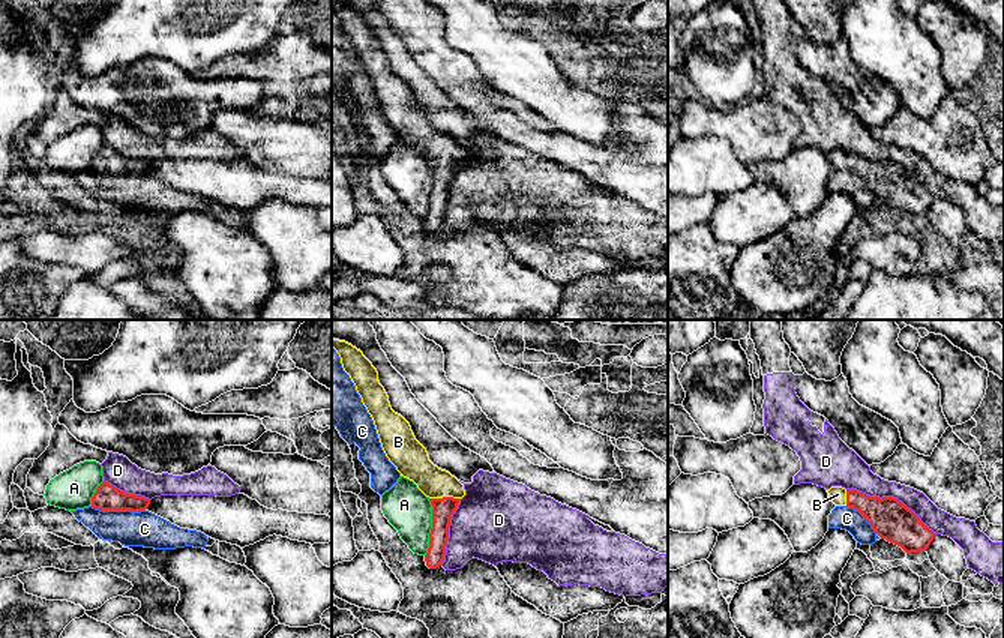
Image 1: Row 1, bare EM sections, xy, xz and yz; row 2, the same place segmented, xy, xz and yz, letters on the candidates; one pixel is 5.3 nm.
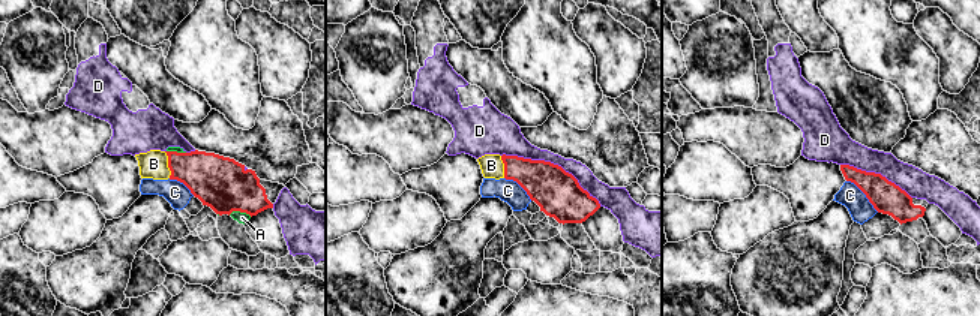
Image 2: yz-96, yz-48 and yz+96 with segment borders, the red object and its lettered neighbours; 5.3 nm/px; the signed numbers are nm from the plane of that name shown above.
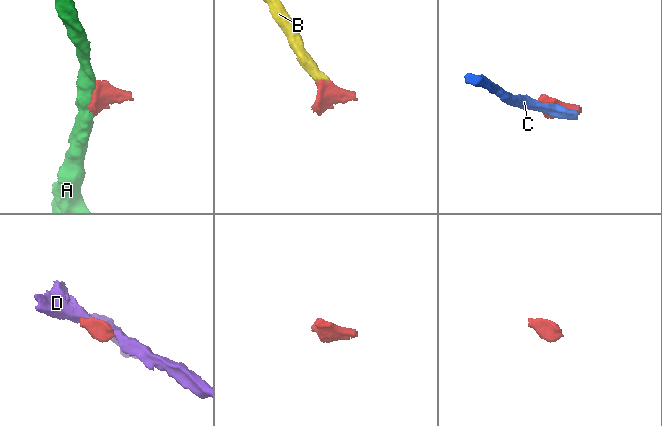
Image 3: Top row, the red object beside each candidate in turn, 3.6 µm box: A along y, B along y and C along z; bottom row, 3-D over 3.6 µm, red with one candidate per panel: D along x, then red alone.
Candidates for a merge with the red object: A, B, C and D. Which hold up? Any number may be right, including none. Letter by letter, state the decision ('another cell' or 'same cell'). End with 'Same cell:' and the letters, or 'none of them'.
A: another cell
B: same cell
C: another cell
D: another cell
Same cell: B

